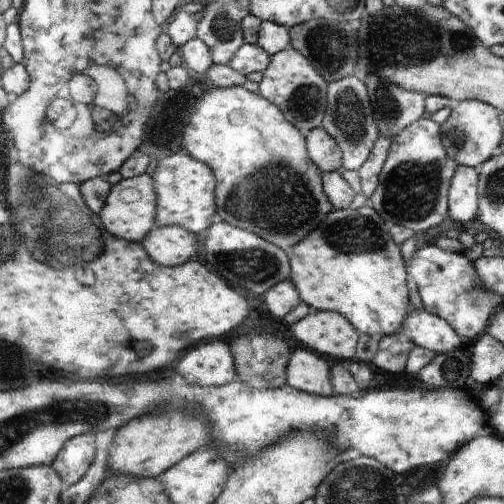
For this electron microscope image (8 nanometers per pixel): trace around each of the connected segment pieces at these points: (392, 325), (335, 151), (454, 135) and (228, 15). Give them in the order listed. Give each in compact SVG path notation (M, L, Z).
M365 205L358 209L332 210L322 222L320 230L312 232L300 246L292 248L292 278L296 292L302 302L314 306L318 311L335 312L350 320L352 326L362 334L382 337L401 332L408 316L411 294L406 286L406 266L392 235L384 226L384 220L375 207Z
M321 127L312 129L306 135L307 150L312 162L324 172L342 170L342 152L334 139Z
M463 100L452 105L450 116L442 124L443 145L458 165L479 169L490 160L502 140L502 126L498 122L498 109L479 100Z
M236 2L207 6L199 22L199 37L210 46L215 64L230 65L232 57L244 45L242 19L249 13Z

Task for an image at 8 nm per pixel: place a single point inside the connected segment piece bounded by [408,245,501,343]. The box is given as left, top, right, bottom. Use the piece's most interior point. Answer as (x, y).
(448, 284)

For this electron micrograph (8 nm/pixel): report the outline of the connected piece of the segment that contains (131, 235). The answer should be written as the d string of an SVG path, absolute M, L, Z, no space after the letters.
M153 174L126 179L113 186L108 202L101 214L103 227L118 238L143 243L155 229L159 214L159 190Z

